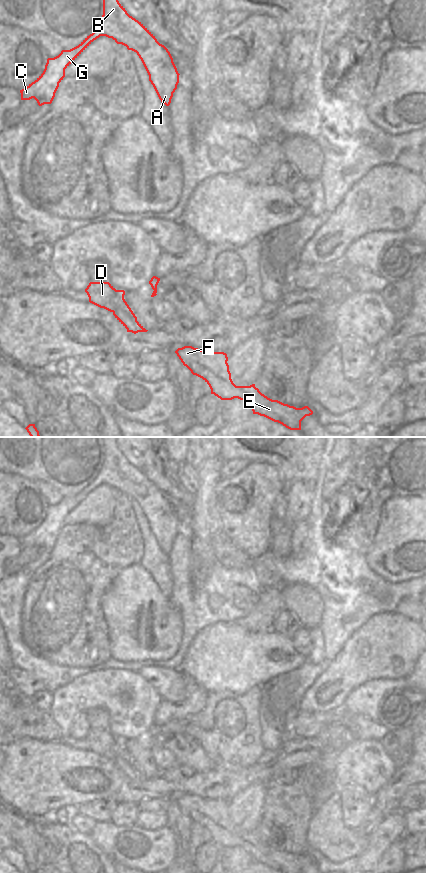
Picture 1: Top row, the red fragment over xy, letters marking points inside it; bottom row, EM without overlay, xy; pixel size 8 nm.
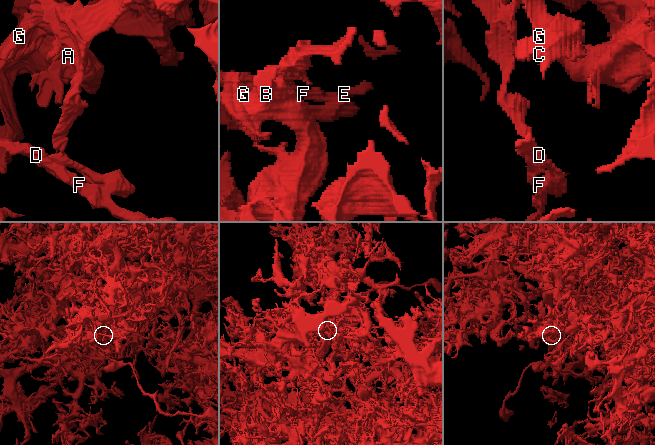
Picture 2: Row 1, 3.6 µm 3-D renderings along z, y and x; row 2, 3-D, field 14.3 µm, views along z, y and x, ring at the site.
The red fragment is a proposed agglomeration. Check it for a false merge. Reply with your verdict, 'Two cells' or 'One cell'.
Two cells.

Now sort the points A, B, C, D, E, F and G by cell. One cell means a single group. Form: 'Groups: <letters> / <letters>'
Groups: A B C G / D E F.

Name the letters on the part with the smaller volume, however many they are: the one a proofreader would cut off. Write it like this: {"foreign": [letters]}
{"foreign": ["D", "E", "F"]}

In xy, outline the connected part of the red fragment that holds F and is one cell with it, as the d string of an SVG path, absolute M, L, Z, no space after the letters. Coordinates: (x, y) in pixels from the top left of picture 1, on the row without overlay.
M192 794L178 796L175 801L193 823L202 826L210 835L211 842L221 848L244 848L253 862L264 864L282 873L301 873L301 869L313 862L308 855L296 856L262 842L255 832L236 834L229 819L228 805L224 800L208 800Z

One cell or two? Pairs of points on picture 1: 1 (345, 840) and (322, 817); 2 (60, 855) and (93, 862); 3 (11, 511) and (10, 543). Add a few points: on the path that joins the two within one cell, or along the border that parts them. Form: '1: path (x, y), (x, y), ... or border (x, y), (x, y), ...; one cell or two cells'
1: path (339, 834), (328, 823); one cell
2: path (68, 861), (85, 862); one cell
3: border (10, 535), (19, 539); two cells

